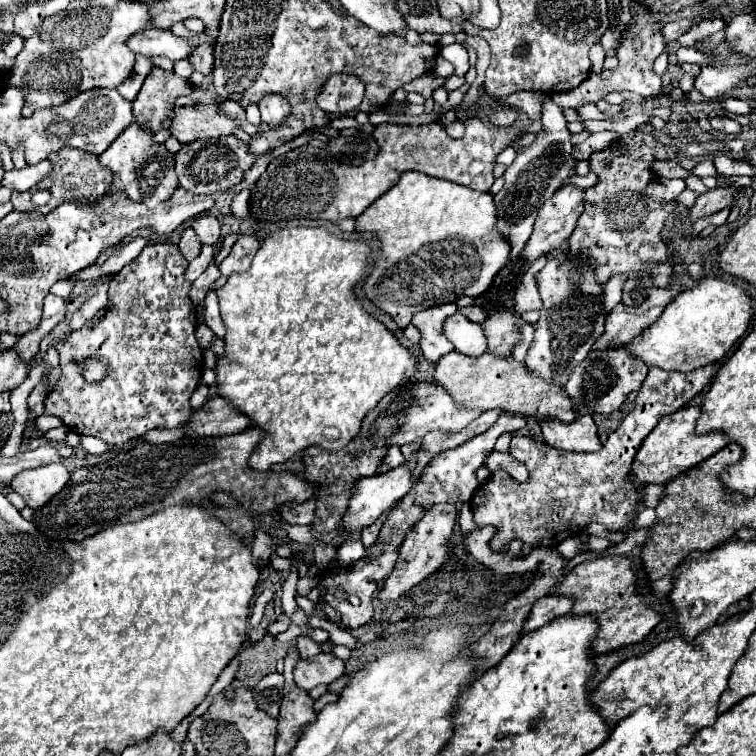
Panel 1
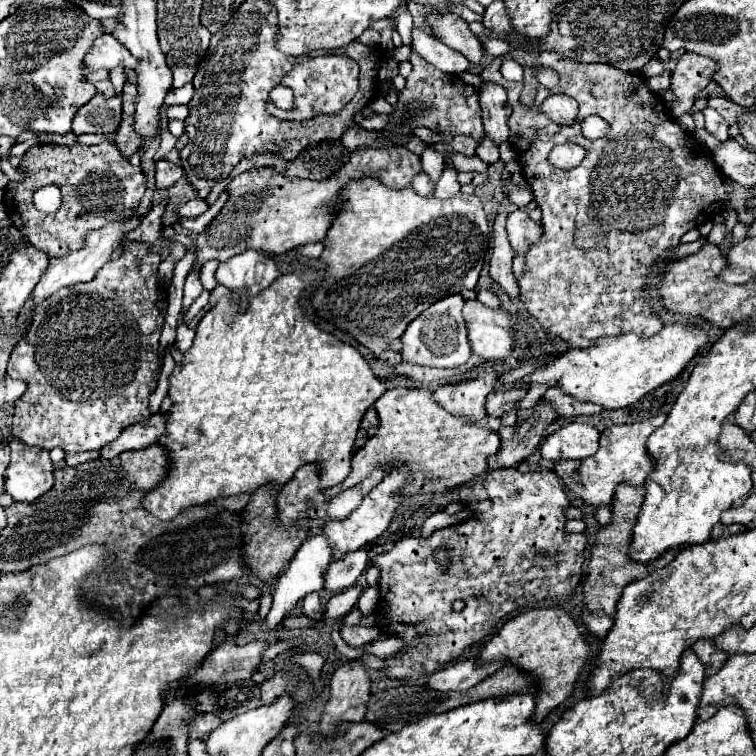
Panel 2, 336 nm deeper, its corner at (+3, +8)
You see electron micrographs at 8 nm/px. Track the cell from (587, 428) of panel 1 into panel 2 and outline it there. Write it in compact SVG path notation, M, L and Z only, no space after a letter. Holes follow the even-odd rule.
M568 423L544 437L540 455L546 461L586 459L598 451L598 431L586 423Z

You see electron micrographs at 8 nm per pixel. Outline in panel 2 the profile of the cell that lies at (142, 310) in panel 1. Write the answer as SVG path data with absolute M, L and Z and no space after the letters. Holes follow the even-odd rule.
M128 243L126 253L118 261L108 261L96 273L96 277L90 283L78 283L78 285L72 285L72 287L66 287L66 289L60 289L58 293L54 293L46 301L42 301L42 305L38 305L38 309L34 313L34 321L30 323L30 329L28 329L26 337L22 337L20 343L14 347L14 351L10 355L10 361L8 361L8 369L6 369L8 377L26 381L26 385L28 385L24 395L14 403L16 405L16 413L14 413L14 419L12 419L14 437L22 439L26 445L36 445L36 447L44 447L44 449L60 447L66 453L78 453L78 451L100 449L106 443L114 441L120 435L120 431L126 429L128 425L140 423L140 421L150 417L148 397L156 387L156 375L158 375L158 369L160 369L160 363L158 363L158 337L160 337L160 331L162 331L162 325L164 325L164 315L156 309L156 301L162 297L160 285L156 281L158 265L160 265L160 257L156 253L150 253L148 243ZM136 259L140 259L142 263L138 265Z

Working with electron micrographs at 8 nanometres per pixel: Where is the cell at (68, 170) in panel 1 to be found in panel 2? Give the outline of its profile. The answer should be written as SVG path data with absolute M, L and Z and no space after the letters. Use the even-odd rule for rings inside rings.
M102 141L100 145L36 145L24 155L22 167L26 169L28 179L22 183L8 183L4 193L6 213L14 227L18 227L28 241L50 257L64 257L80 249L90 229L102 229L112 221L126 221L126 217L132 217L146 191L146 175L142 173L142 169L132 167L130 161L120 155L112 141ZM44 185L56 185L62 191L62 207L48 217L44 217L44 213L40 213L32 203L34 191Z

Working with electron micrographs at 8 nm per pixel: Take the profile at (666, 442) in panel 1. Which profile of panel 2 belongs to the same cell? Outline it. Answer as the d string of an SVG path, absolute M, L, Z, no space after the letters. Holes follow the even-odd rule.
M658 415L658 417L652 417L642 423L612 425L610 429L606 429L600 435L600 449L596 451L596 455L592 455L588 459L580 459L580 461L558 461L554 465L554 471L562 479L564 487L576 495L576 499L580 499L588 505L594 505L594 507L610 505L618 483L640 485L646 479L646 475L650 473L652 461L646 453L646 439L652 431L656 431L664 423L664 419L666 419L666 415Z

